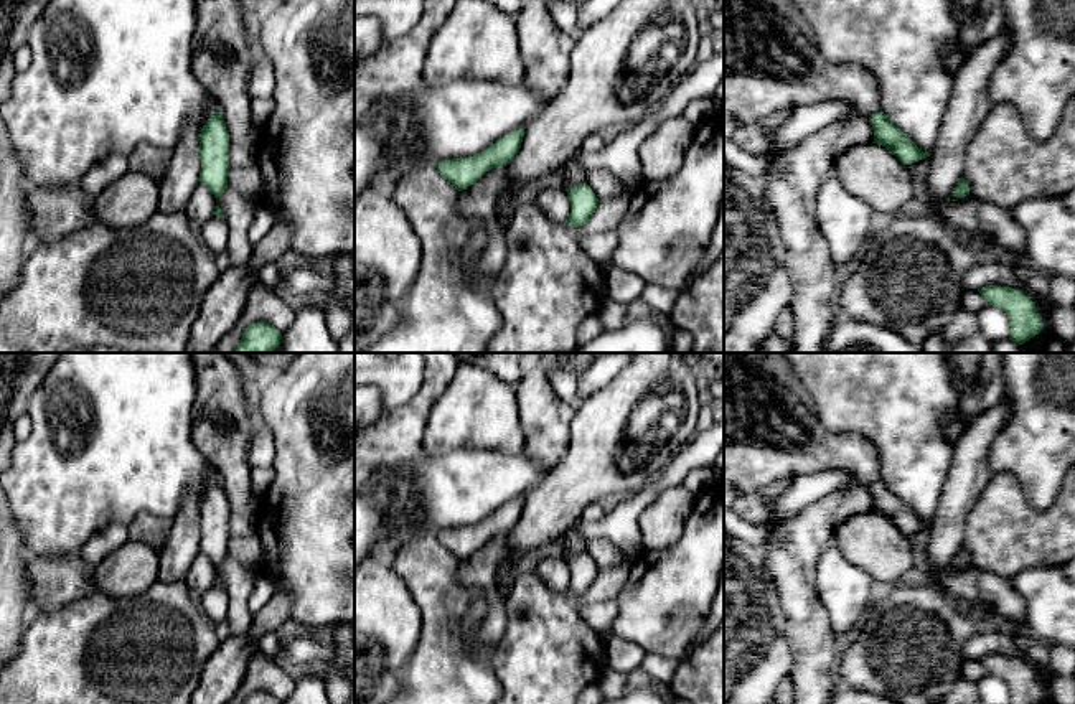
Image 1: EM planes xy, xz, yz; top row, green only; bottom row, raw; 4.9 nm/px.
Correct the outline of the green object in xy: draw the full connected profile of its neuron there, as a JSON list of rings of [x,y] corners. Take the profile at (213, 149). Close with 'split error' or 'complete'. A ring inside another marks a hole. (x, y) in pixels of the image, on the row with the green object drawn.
[[[221,112],[213,114],[203,125],[200,135],[200,183],[204,185],[216,199],[228,188],[229,178],[229,132]]] | complete

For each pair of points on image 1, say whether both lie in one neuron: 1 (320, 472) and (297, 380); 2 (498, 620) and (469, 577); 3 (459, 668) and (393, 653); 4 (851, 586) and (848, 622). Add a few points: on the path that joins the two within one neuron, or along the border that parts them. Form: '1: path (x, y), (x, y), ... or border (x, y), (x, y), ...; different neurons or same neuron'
1: path (314, 449), (305, 422), (305, 403); same neuron
2: path (497, 607), (492, 592), (482, 582); same neuron
3: border (422, 620), (417, 647), (398, 686); different neurons
4: path (848, 594), (848, 614); same neuron

